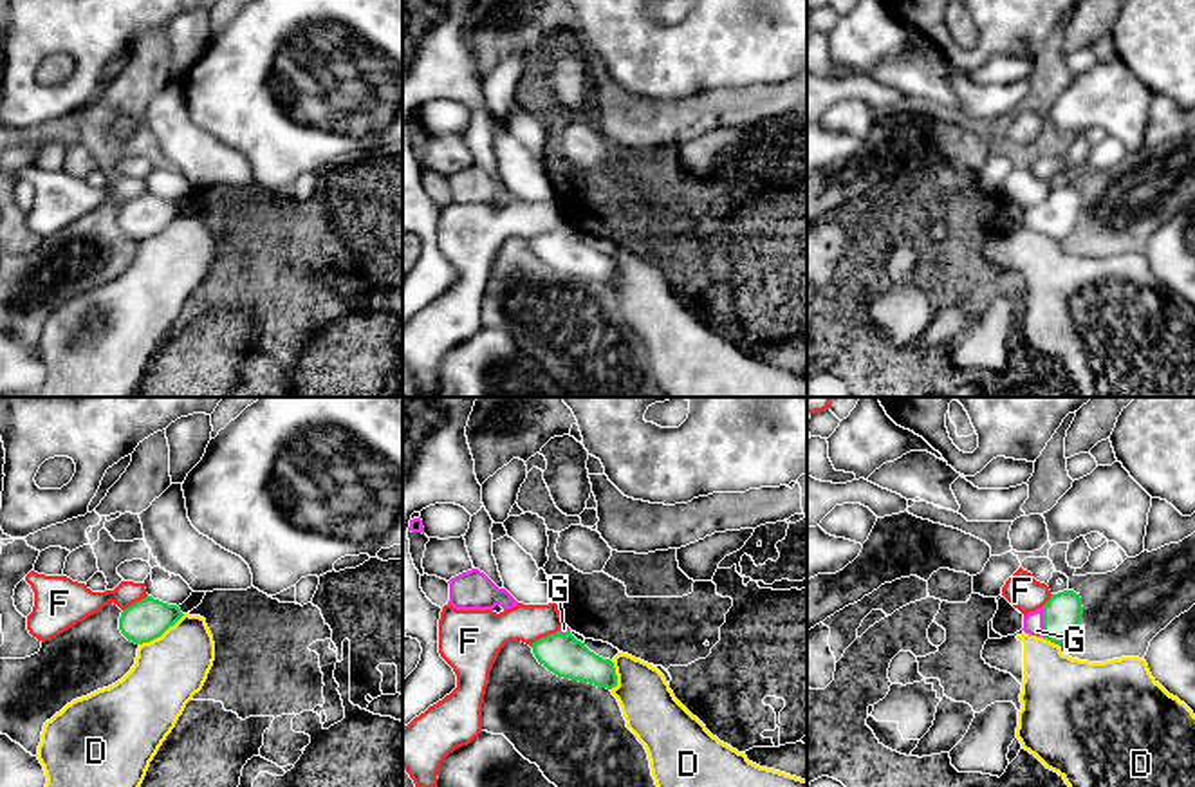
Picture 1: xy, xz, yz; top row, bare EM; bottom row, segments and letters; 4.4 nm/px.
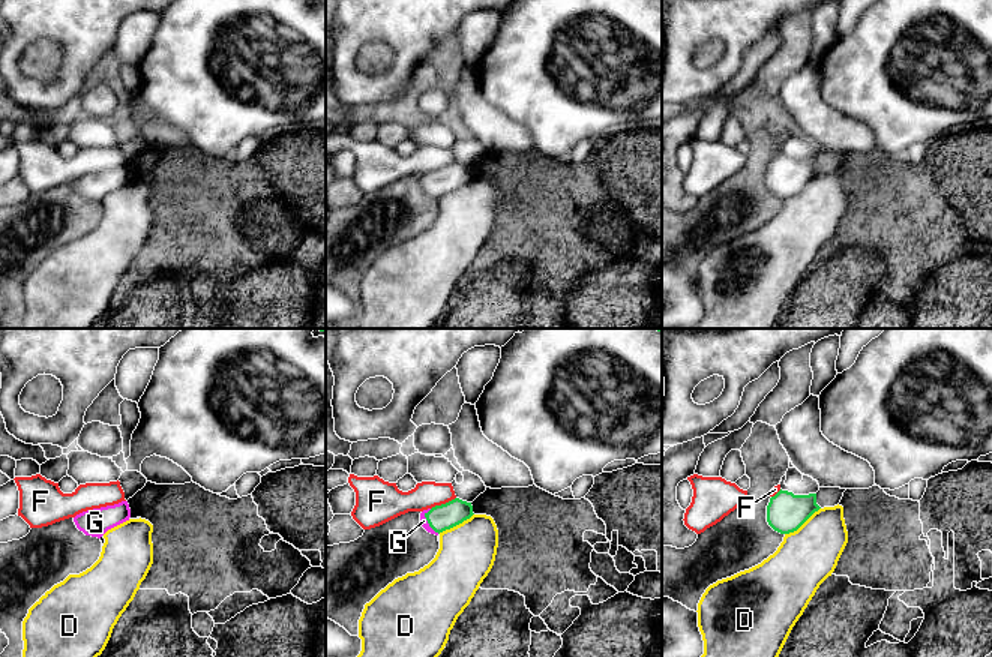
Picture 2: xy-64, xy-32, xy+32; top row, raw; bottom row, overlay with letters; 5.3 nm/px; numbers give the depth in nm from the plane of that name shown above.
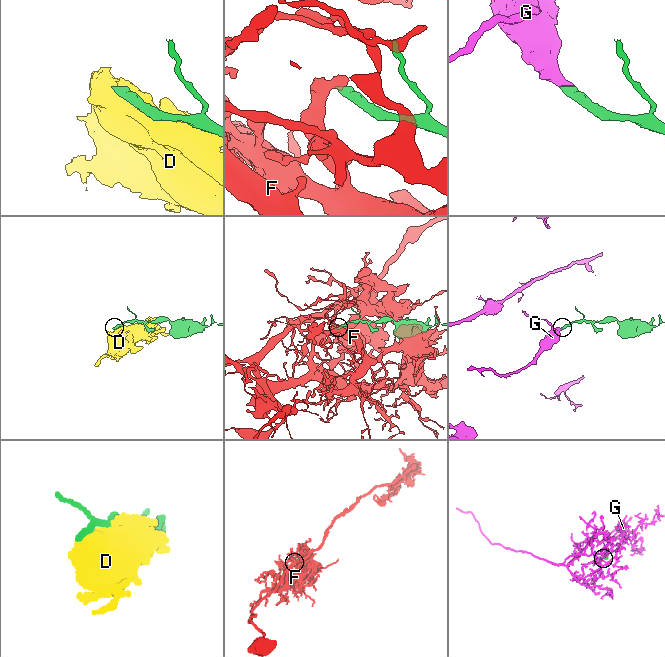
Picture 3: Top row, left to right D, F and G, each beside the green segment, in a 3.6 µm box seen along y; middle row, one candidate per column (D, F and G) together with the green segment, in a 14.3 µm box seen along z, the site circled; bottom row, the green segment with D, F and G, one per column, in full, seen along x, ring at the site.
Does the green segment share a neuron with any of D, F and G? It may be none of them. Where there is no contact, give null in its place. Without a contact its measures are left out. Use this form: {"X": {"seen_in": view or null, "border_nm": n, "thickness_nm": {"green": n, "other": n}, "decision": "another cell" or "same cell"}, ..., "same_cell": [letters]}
{"D": {"seen_in": "xy", "border_nm": 240, "thickness_nm": {"green": 190, "other": 300}, "decision": "another cell"}, "F": {"seen_in": "xz", "border_nm": 140, "thickness_nm": {"green": 190, "other": 190}, "decision": "another cell"}, "G": {"seen_in": "yz", "border_nm": 140, "thickness_nm": {"green": 170, "other": 100}, "decision": "same cell"}, "same_cell": ["G"]}

